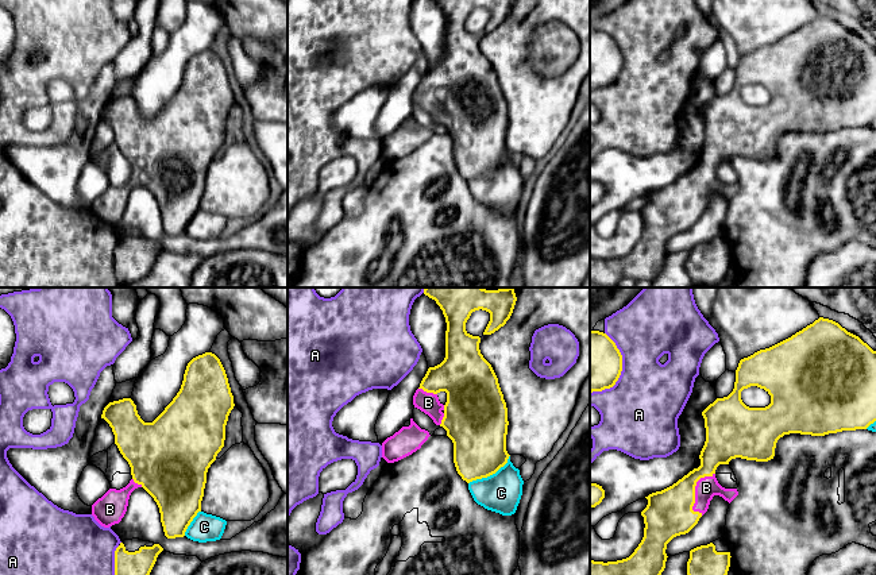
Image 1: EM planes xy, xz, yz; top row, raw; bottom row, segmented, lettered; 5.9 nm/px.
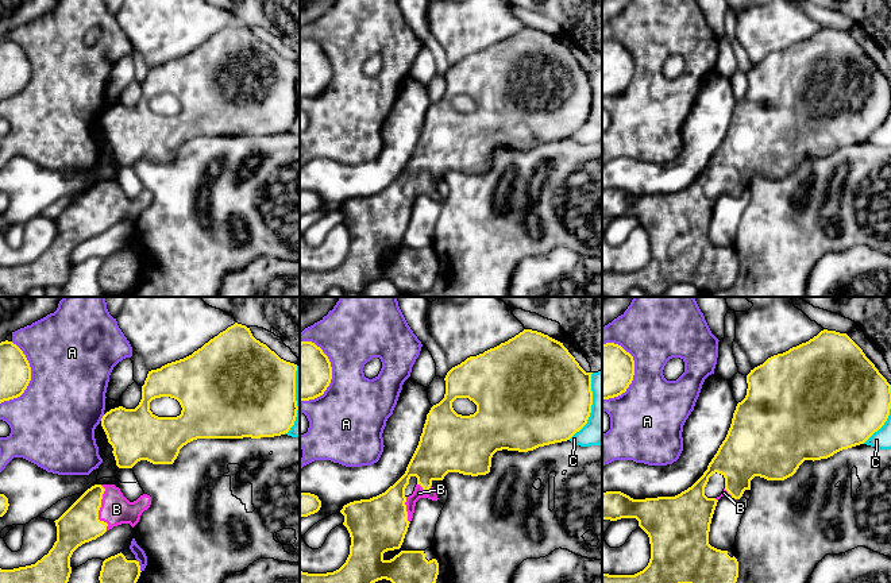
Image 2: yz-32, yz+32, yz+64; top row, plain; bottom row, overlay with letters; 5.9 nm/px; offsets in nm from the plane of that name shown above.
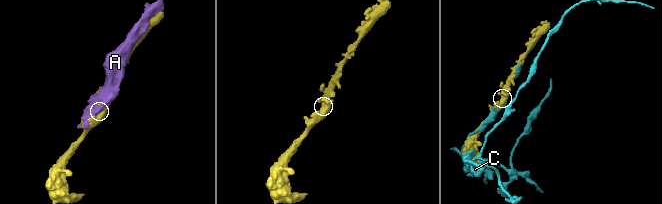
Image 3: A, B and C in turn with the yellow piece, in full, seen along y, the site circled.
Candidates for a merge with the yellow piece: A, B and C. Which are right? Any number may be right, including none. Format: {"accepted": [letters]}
{"accepted": ["B"]}

